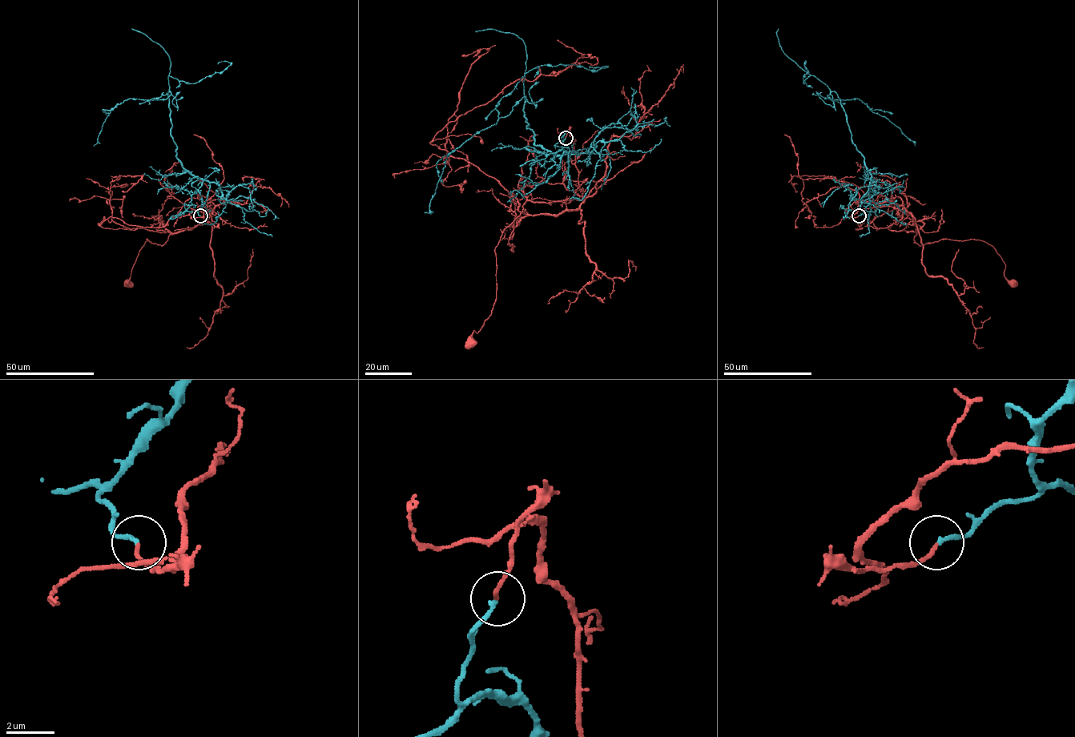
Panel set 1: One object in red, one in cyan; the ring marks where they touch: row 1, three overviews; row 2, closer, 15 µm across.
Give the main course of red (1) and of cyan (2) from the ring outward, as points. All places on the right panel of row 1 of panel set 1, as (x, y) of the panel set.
1: (859, 215), (853, 216), (880, 207), (907, 210), (919, 246), (982, 240), (1014, 283)
2: (859, 215), (866, 211), (871, 174), (851, 141), (841, 99), (832, 91), (827, 97), (858, 98), (915, 146)

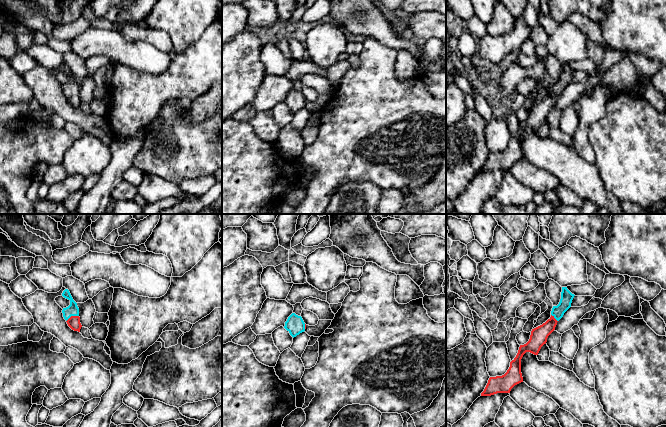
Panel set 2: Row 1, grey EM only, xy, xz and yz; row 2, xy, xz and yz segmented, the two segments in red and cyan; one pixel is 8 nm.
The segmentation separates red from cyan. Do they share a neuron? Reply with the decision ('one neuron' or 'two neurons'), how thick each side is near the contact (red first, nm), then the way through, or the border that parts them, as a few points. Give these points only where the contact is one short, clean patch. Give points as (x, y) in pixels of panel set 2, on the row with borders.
two neurons | 100/100 nm

